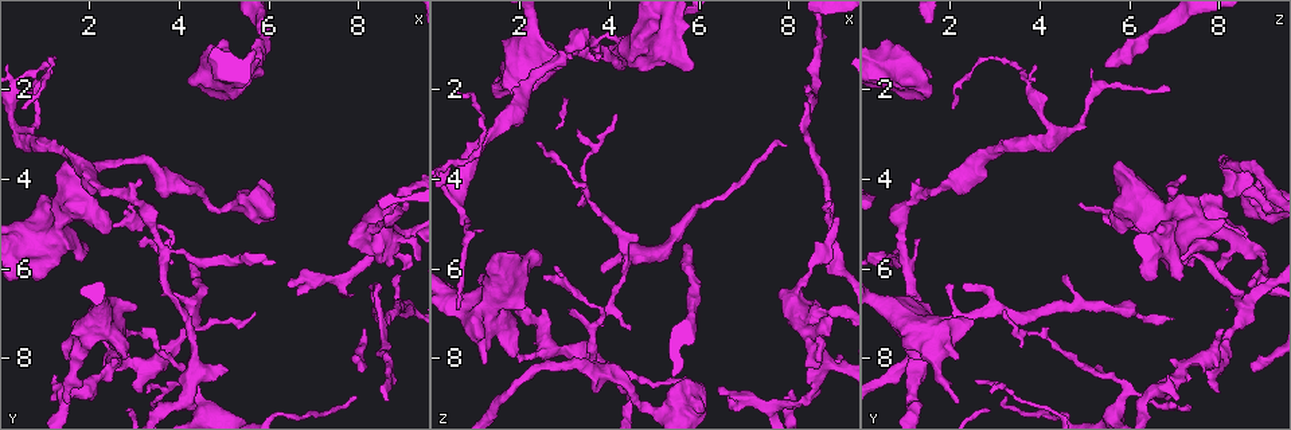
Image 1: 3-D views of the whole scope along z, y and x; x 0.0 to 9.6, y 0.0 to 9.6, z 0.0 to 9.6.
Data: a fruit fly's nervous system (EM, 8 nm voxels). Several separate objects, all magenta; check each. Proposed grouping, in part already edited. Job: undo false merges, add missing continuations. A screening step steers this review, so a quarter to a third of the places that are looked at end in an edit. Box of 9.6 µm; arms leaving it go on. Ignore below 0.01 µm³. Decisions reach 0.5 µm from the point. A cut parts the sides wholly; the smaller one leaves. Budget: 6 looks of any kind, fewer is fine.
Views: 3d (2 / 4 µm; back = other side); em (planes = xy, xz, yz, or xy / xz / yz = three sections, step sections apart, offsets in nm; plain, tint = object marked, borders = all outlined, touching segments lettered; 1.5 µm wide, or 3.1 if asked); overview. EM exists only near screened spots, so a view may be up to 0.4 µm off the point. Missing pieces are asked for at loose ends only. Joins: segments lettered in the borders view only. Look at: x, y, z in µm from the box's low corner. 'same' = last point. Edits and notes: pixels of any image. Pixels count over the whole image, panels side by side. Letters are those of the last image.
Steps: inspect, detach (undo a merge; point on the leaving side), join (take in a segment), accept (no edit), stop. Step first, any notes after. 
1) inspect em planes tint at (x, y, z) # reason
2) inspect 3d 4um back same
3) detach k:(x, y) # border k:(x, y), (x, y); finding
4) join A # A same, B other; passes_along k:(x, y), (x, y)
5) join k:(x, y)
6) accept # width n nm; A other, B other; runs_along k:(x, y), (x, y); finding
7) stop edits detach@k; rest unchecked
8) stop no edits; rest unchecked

inspect 3d 4um at (4.90, 4.60, 9.10) # thick turns thin

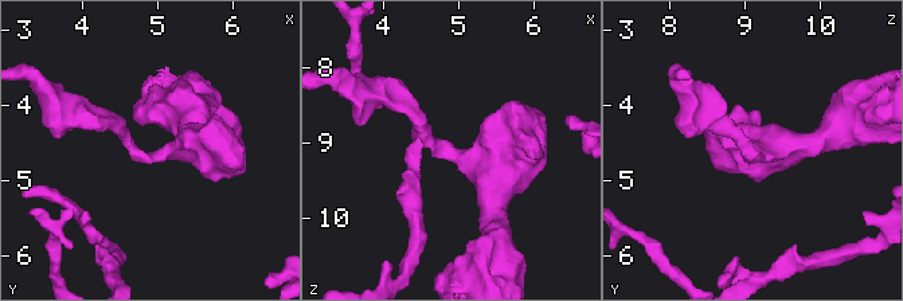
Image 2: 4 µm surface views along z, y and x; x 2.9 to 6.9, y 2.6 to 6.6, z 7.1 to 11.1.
inspect em planes borders at (4.90, 4.65, 9.10) # need the tissue

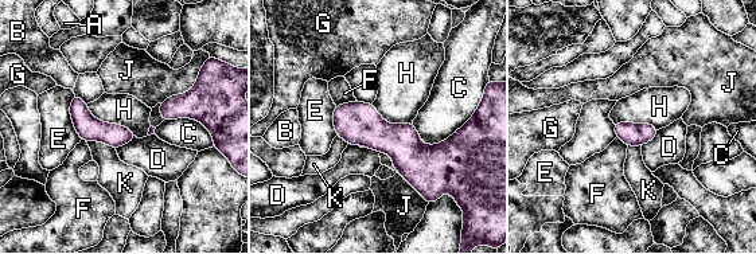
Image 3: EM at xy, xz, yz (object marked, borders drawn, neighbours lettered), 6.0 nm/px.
accept # A other, B other, C other, D other, E other, F other, G other, H other, J other, K other; runs_along 3:(336, 109), (410, 152), (458, 140); all the same neuron

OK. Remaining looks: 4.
inspect 3d 2um at (6.40, 6.35, 8.70) # branch stops here

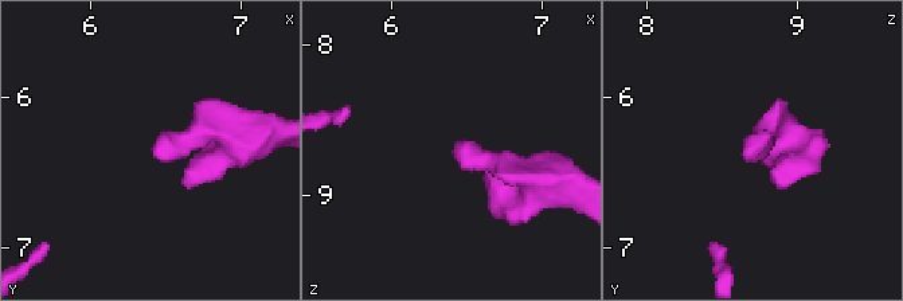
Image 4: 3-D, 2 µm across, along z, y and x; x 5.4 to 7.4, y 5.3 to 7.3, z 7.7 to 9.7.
inspect em planes tint at (6.40, 6.36, 8.66) # need the tissue

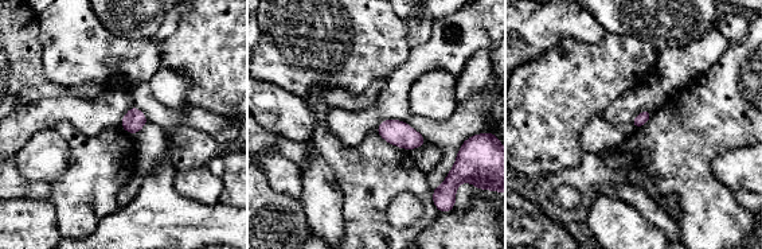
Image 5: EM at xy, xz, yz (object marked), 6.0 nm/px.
inspect em planes borders same # see the neighbours

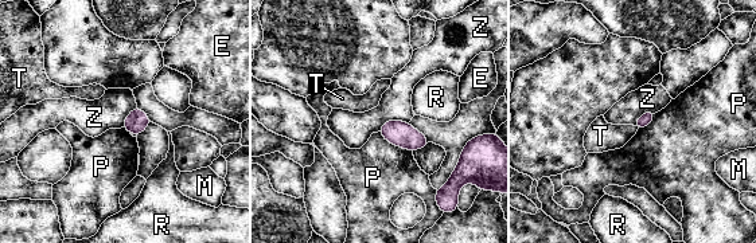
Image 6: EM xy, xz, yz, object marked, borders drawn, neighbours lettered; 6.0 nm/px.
accept # E other, M other, P other, R other, T other, Z other; border 6:(408, 121), (385, 121), (378, 130); none of them fits

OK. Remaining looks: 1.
inspect em planes borders at (7.90, 8.85, 3.30) # end of a long branch

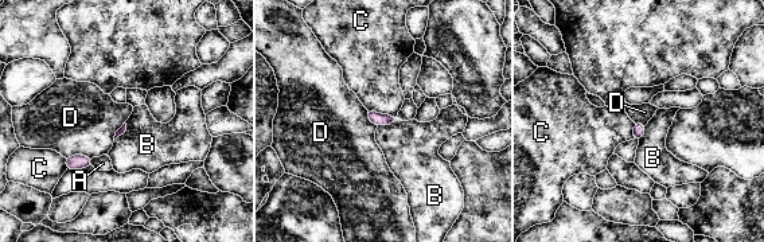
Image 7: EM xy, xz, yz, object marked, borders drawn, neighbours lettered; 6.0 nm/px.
accept # A other, B other, C other, D other; border 7:(646, 125), (646, 133), (638, 141); none of them fits

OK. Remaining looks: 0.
stop no edits; rest unchecked

